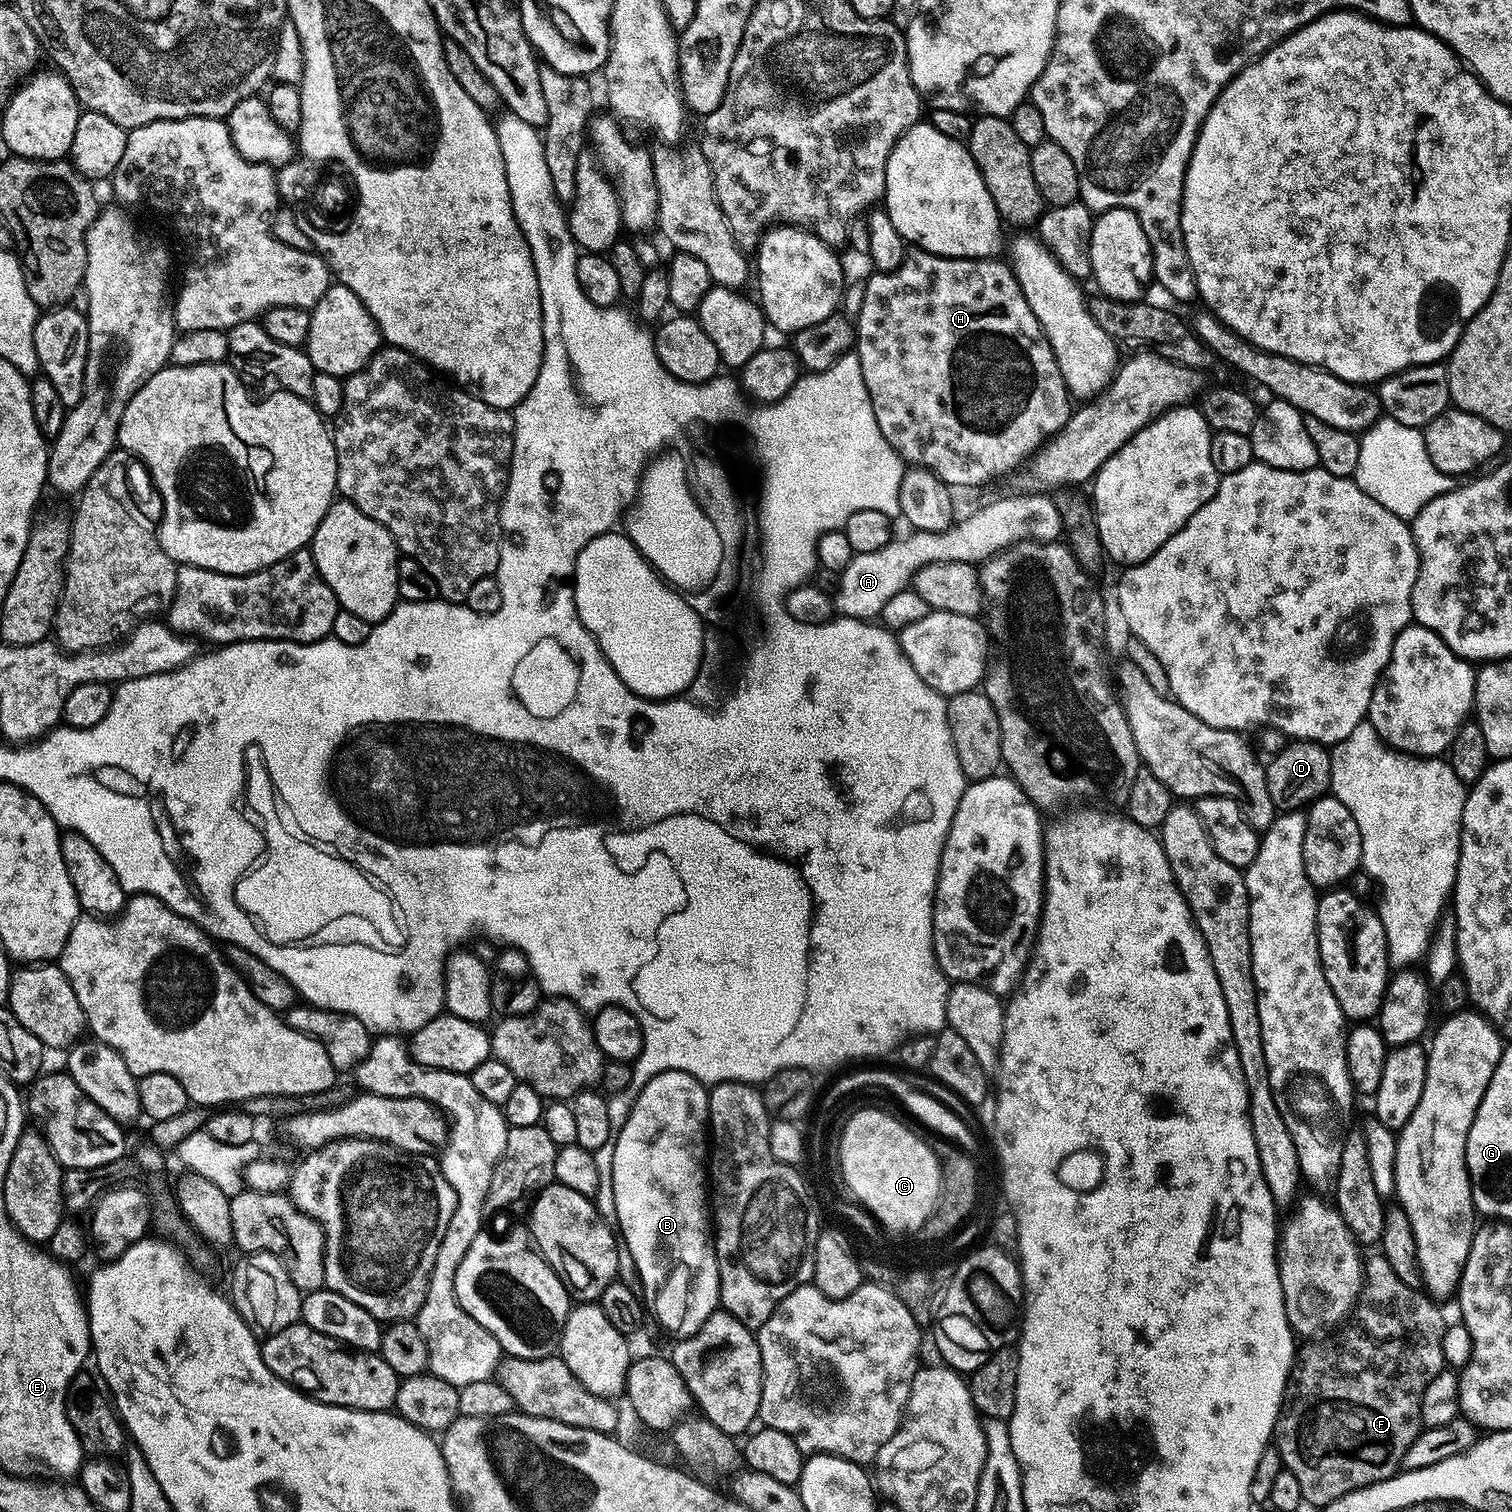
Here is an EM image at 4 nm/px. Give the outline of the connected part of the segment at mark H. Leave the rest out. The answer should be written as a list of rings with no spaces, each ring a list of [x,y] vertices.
[[[912,250],[905,255],[902,266],[889,272],[873,271],[871,275],[864,284],[860,309],[854,319],[854,351],[862,366],[862,382],[866,382],[866,394],[870,394],[870,406],[874,406],[874,418],[878,418],[878,430],[882,430],[882,438],[890,442],[901,460],[912,466],[923,465],[949,486],[957,484],[960,488],[976,488],[1007,468],[1016,468],[1020,463],[1021,467],[1044,441],[1056,435],[1068,421],[1070,393],[1064,385],[1062,370],[1058,370],[1054,350],[1050,350],[1050,342],[1044,337],[1038,318],[1030,310],[1015,274],[1003,259],[953,260]]]

